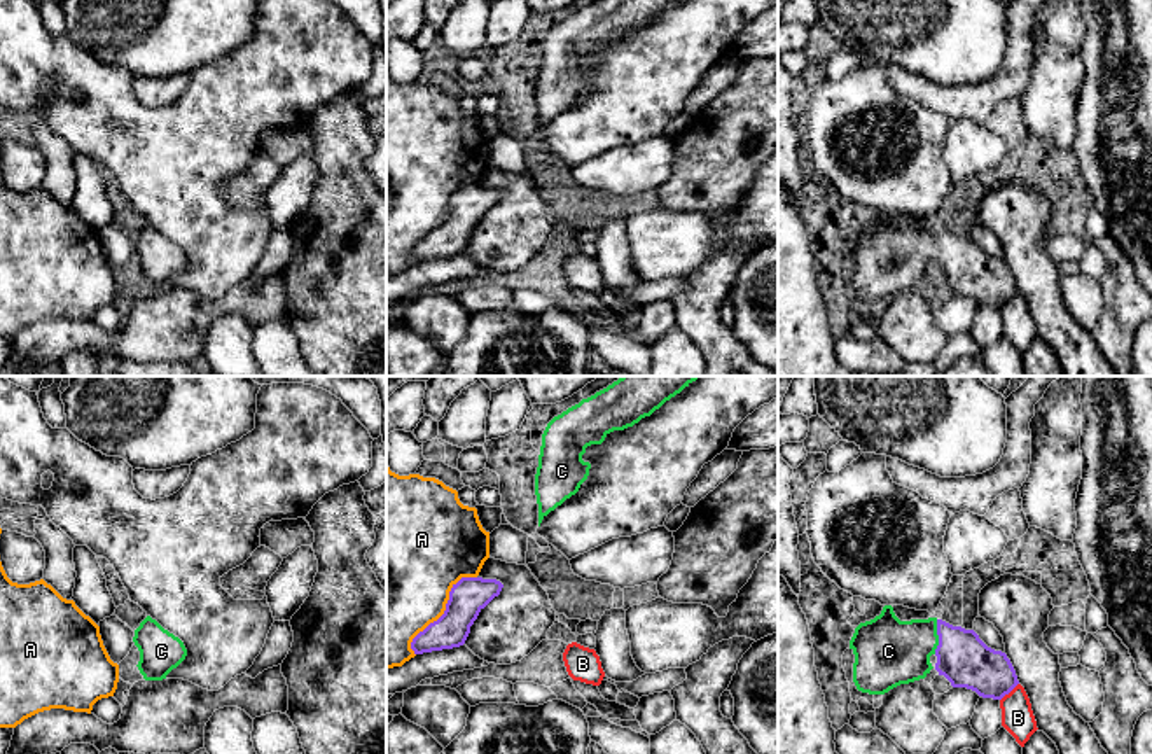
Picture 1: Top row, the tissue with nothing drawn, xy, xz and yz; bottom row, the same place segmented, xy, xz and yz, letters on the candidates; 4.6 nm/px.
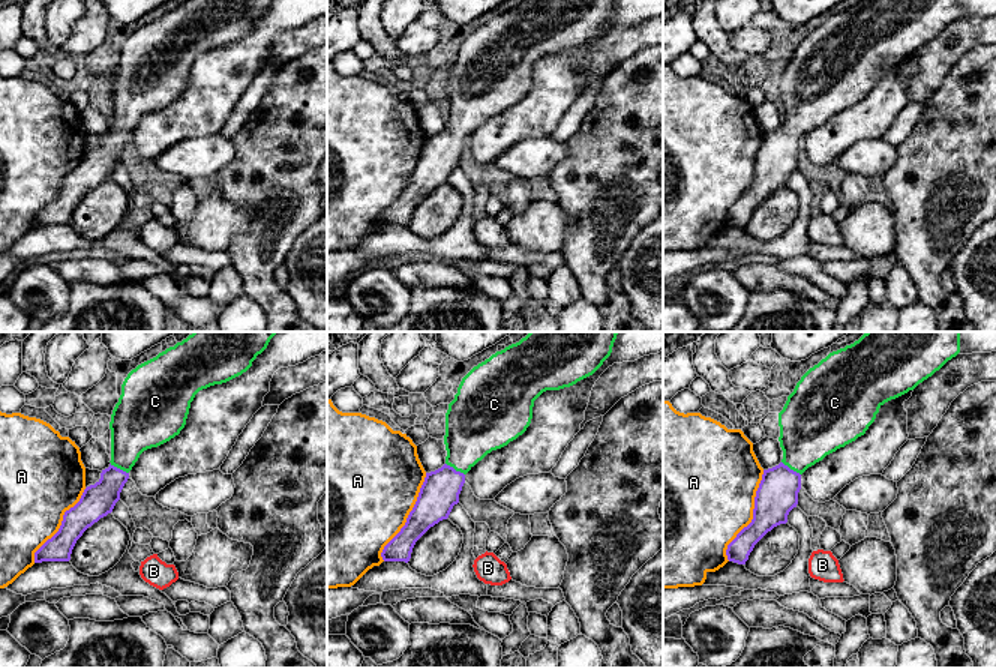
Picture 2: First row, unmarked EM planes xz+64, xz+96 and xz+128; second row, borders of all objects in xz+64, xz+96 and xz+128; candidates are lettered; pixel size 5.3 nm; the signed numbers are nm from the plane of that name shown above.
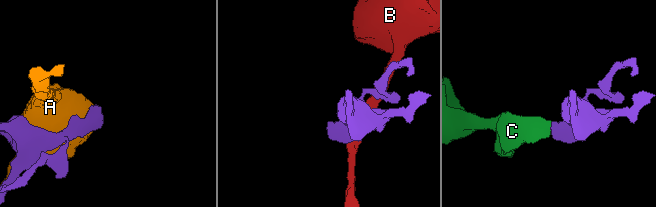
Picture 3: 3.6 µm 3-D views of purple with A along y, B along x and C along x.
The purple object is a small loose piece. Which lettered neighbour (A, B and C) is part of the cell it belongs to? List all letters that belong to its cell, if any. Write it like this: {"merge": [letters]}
{"merge": ["C"]}

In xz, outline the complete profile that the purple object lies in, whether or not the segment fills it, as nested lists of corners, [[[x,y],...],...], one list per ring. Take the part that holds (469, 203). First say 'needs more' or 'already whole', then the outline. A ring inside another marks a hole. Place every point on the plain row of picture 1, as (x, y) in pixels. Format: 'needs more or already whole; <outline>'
already whole; [[[461,185],[449,199],[444,222],[413,247],[414,262],[463,254],[479,220],[502,196],[496,187]]]

